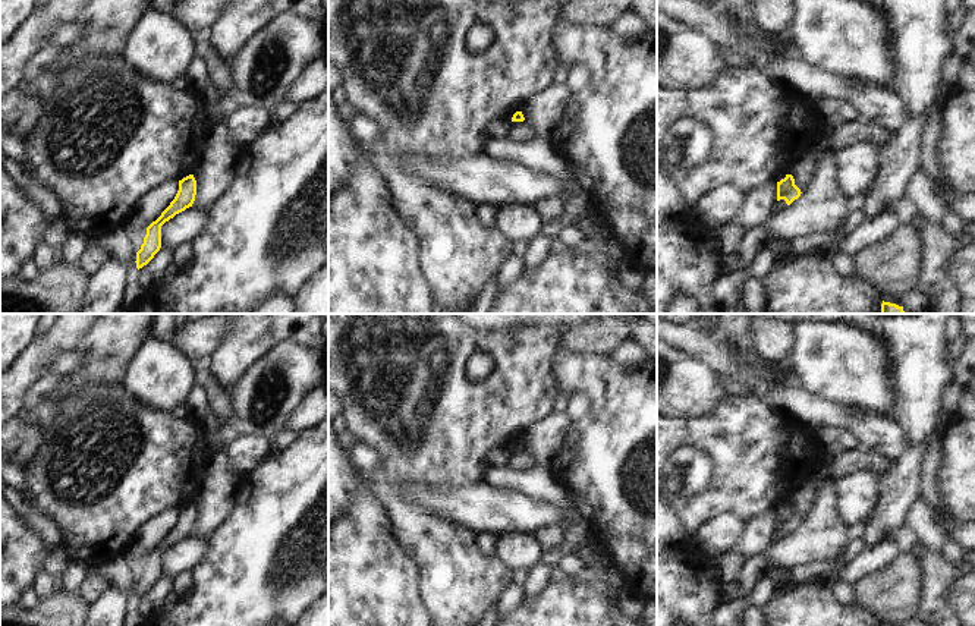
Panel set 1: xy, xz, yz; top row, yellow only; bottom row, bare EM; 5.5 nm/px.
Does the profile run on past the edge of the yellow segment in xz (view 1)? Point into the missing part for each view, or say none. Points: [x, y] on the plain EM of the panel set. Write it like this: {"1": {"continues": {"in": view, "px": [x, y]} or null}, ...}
{"1": {"continues": null}}

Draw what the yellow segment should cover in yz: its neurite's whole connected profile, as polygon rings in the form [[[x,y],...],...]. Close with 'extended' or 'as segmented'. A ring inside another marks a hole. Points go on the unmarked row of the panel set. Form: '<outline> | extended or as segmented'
[[[786,503],[784,507],[777,510],[777,529],[784,528],[790,534],[795,528],[801,525],[801,518],[795,513],[792,503]]] | as segmented

